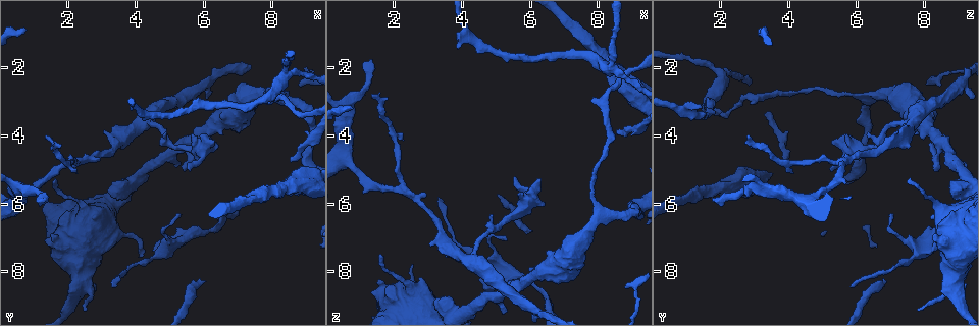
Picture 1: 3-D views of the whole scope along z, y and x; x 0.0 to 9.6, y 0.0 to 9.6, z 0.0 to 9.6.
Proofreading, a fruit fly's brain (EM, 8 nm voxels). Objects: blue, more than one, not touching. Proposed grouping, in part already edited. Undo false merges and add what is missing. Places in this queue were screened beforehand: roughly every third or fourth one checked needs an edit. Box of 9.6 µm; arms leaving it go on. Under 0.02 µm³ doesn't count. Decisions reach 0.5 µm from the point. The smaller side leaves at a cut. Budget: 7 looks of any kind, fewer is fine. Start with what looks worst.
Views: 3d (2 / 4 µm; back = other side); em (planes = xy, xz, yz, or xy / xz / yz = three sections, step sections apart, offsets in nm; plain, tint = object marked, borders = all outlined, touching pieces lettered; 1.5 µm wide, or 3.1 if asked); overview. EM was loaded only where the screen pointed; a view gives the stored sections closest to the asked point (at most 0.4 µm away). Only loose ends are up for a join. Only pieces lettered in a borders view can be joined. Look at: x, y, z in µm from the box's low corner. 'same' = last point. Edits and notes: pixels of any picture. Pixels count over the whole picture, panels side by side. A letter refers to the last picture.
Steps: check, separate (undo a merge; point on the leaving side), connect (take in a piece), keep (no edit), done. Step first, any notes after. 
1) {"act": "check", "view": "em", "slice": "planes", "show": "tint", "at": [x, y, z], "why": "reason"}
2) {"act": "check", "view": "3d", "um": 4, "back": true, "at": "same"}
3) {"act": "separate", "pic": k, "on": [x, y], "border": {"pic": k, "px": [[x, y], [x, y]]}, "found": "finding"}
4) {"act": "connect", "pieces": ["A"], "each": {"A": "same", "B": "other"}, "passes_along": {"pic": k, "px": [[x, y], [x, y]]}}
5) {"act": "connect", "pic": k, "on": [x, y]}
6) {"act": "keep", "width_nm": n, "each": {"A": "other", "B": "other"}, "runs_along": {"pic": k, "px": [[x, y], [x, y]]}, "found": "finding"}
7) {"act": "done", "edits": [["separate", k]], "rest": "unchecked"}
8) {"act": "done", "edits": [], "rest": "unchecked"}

{"act": "check", "view": "em", "slice": "planes", "show": "borders", "at": [5.55, 4.95, 5.15], "why": "branch stops here"}

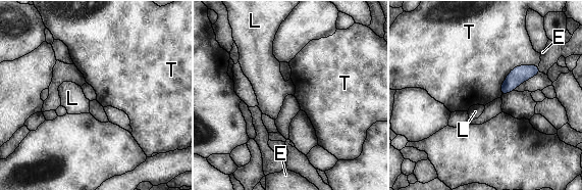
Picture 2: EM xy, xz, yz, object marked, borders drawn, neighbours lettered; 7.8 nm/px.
{"act": "keep", "each": {"E": "other", "L": "other", "T": "other"}, "border": {"pic": 2, "px": [[538, 64], [515, 66], [500, 96]]}, "found": "none of them fits"}

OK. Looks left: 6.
{"act": "check", "view": "3d", "um": 4, "back": true, "at": [6.10, 8.30, 6.75], "why": "branch stops here"}

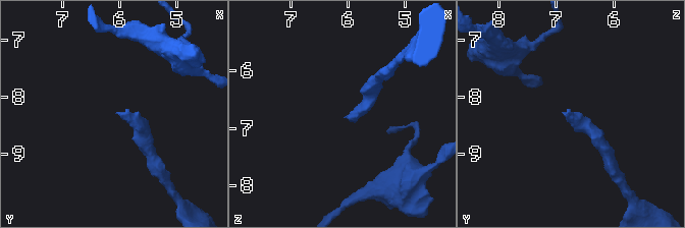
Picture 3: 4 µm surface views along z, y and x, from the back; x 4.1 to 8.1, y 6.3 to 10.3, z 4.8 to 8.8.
{"act": "check", "view": "em", "slice": "planes", "show": "borders", "at": [6.10, 8.30, 6.80]}

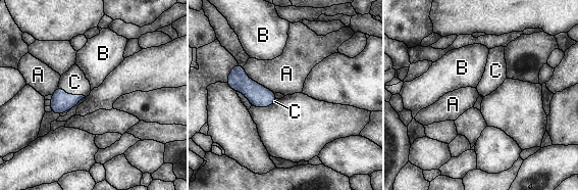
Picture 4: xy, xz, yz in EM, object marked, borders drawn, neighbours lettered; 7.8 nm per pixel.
{"act": "connect", "pieces": ["C"], "each": {"A": "other", "B": "other", "C": "same"}, "passes_along": {"pic": 4, "px": [[60, 102], [70, 94], [74, 82]]}, "found": "it goes on there"}

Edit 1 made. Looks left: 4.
{"act": "check", "view": "em", "slice": "planes", "show": "borders", "at": [5.30, 6.35, 7.00], "why": "tapers out"}

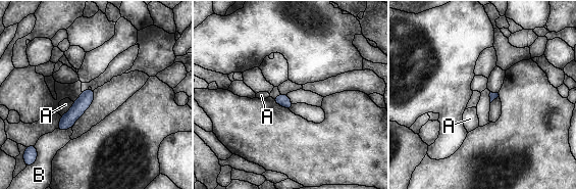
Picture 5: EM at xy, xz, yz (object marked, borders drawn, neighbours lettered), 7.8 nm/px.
{"act": "keep", "each": {"A": "other", "B": "other"}, "runs_along": {"pic": 5, "px": [[92, 91], [59, 128]]}, "found": "no lettered piece goes on from it"}

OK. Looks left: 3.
{"act": "done", "edits": [["connect", 4]], "rest": "unchecked"}

